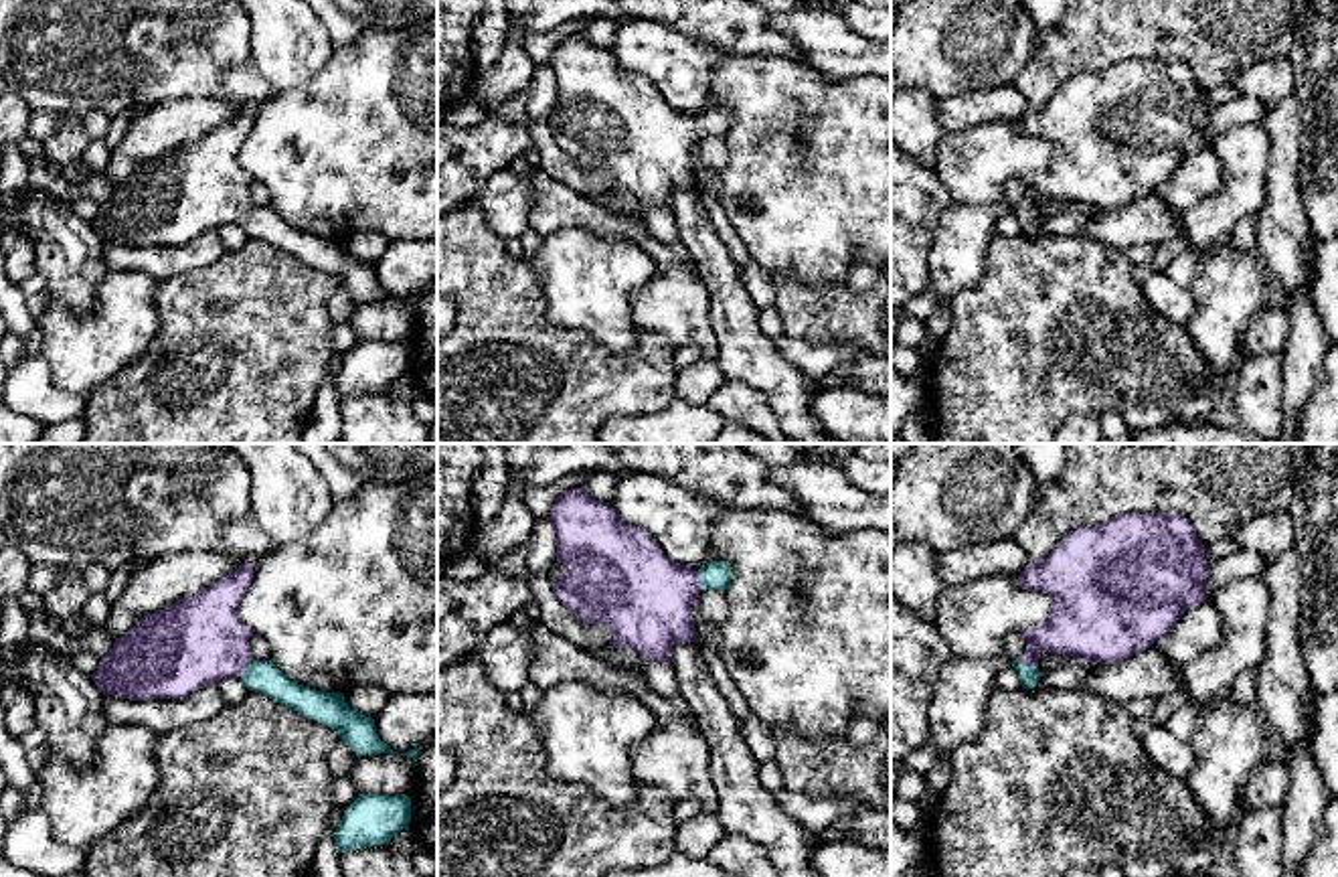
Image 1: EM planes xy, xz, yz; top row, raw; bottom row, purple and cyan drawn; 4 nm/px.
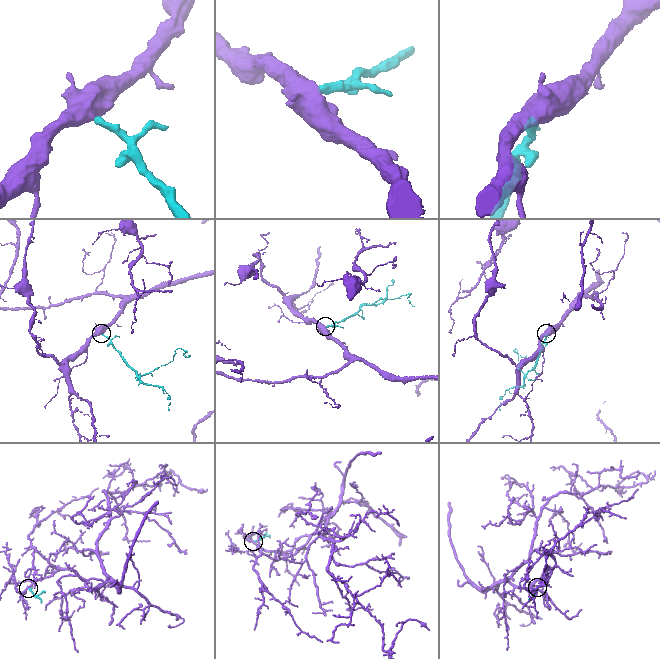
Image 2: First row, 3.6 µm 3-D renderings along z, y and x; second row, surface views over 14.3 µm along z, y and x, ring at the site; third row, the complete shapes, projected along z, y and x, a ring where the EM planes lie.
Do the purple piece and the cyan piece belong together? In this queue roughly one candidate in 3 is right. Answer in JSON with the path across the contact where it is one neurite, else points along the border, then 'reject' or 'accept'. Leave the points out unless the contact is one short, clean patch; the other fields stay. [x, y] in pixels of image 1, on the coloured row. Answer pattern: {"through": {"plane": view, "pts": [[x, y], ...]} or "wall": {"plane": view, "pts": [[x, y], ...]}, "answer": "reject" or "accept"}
{"through": {"plane": "yz", "pts": [[1077, 626], [1049, 636], [1027, 663], [1029, 675]]}, "answer": "accept"}

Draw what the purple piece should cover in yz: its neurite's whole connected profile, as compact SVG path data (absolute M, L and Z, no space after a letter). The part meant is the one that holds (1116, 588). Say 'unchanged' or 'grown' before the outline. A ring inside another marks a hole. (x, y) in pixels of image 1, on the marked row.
grown | M1125 512L1099 527L1071 531L1042 563L1028 563L1018 575L1020 587L1053 597L1049 620L1020 630L1026 650L1012 666L1022 689L1038 685L1036 666L1044 652L1109 664L1150 648L1190 606L1206 600L1208 573L1204 545L1182 514Z

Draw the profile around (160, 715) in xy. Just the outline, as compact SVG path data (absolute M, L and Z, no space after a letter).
M204 685L182 699L130 701L103 695L109 725L142 725L156 735L213 719L223 707L225 699L217 685Z

